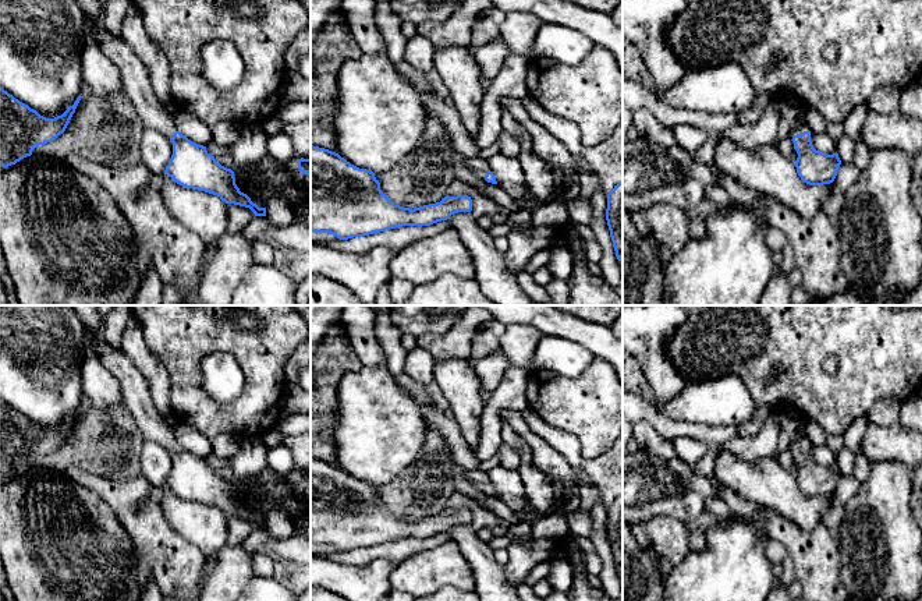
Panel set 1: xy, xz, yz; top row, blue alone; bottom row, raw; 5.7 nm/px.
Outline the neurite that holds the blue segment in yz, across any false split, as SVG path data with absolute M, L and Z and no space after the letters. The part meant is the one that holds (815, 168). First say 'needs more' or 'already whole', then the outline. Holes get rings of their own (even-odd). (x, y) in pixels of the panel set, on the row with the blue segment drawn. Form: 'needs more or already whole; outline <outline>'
needs more; outline M805 123L791 131L794 149L798 153L795 167L801 180L809 185L823 185L834 181L841 165L838 153L827 155L816 151L811 141L811 131Z

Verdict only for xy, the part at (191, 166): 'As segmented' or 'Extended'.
Extended

